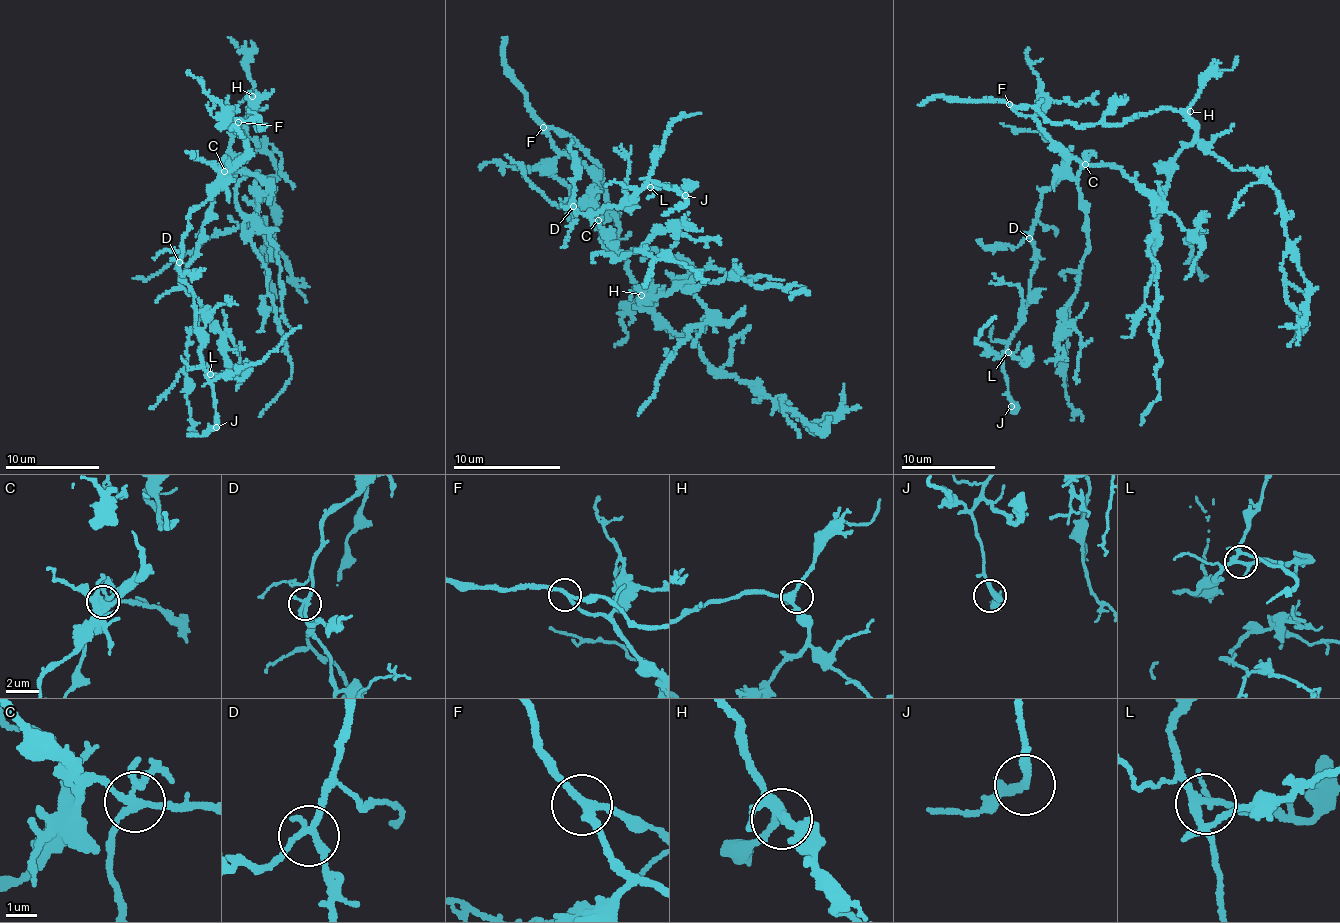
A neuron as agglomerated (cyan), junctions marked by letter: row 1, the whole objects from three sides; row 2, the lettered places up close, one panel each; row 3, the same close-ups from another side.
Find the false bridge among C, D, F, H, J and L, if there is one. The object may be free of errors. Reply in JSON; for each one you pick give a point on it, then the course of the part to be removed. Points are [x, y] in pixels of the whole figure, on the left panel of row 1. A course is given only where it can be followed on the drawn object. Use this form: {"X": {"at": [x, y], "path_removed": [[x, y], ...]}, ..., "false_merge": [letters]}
{"false_merge": []}

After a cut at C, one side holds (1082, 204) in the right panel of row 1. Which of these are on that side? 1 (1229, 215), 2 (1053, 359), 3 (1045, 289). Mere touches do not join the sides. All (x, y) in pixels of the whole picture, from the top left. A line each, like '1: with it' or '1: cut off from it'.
1: cut off from it
2: with it
3: cut off from it

